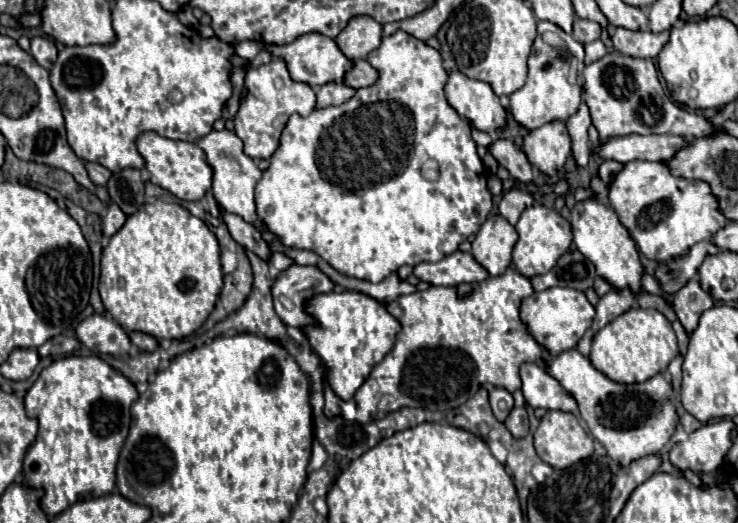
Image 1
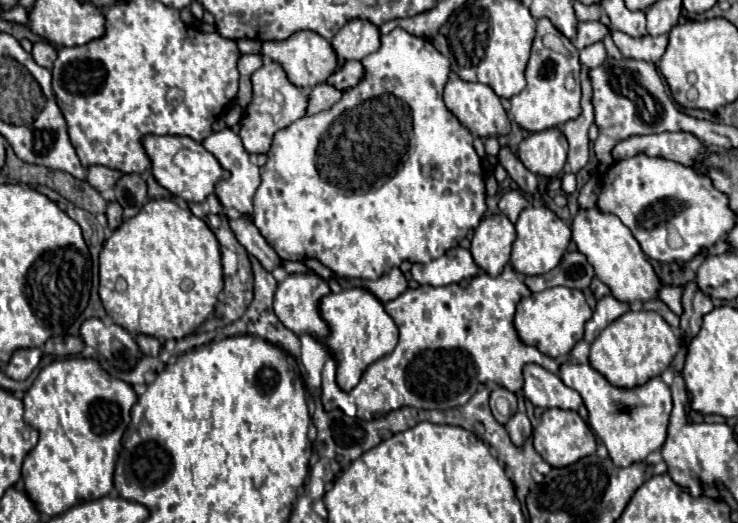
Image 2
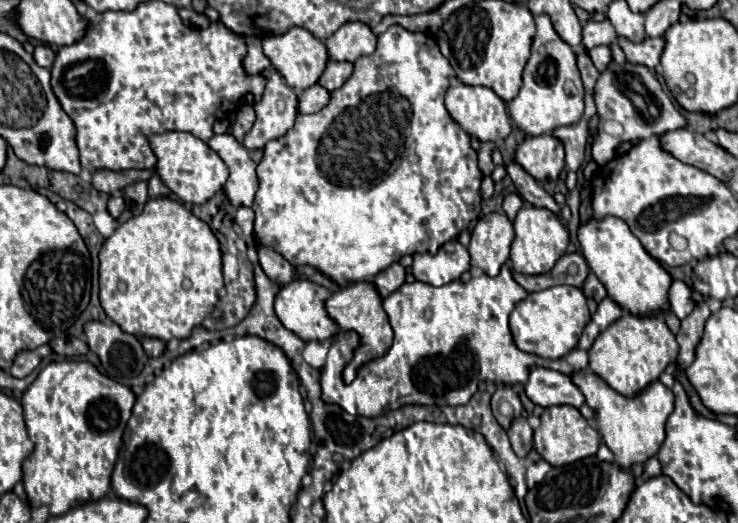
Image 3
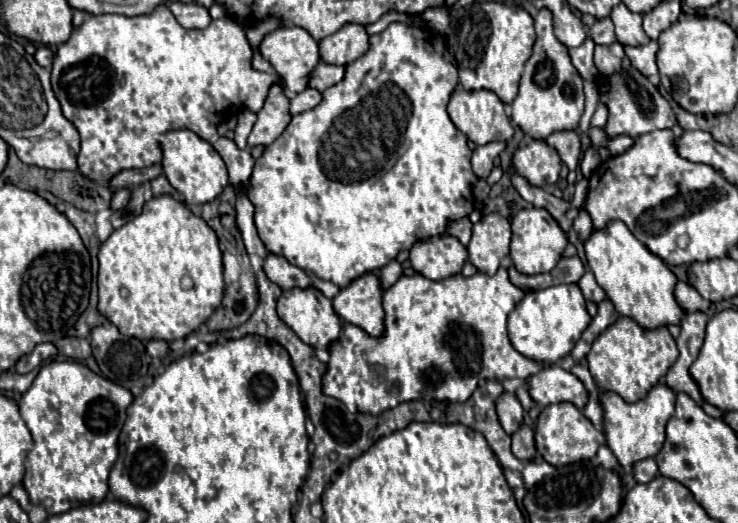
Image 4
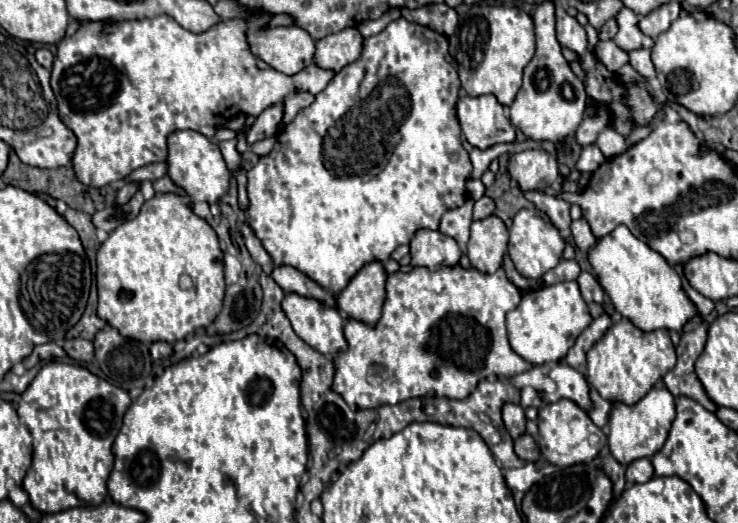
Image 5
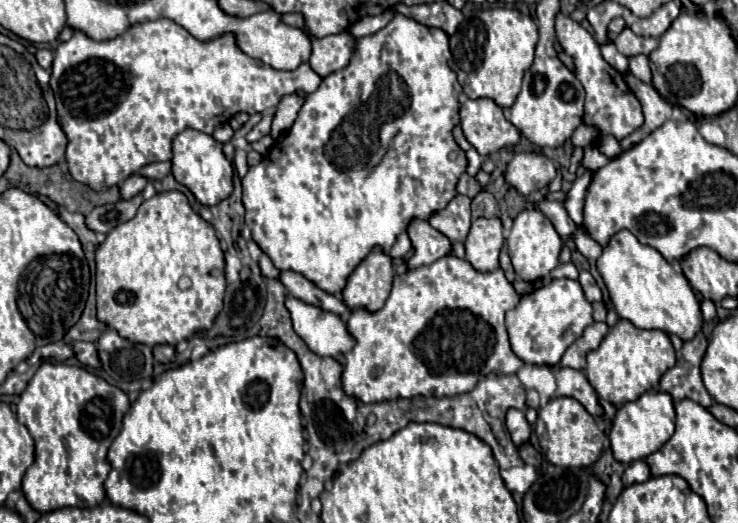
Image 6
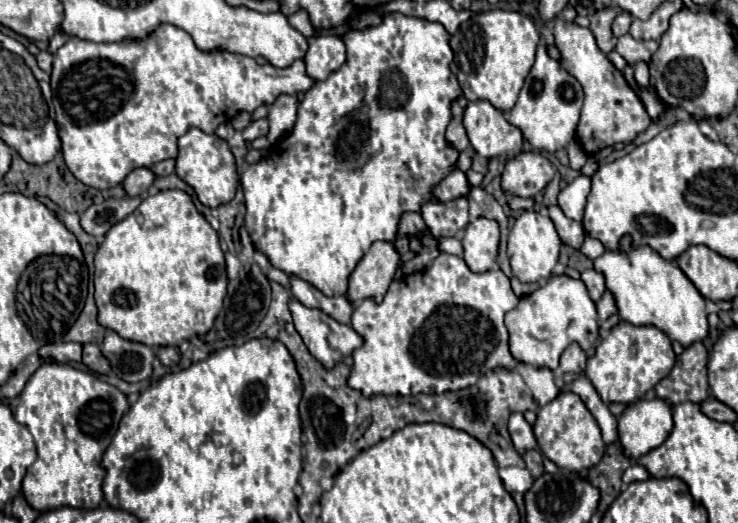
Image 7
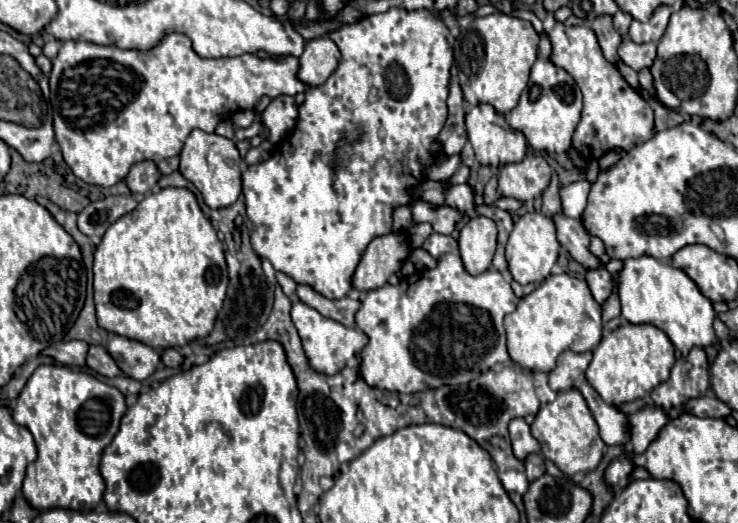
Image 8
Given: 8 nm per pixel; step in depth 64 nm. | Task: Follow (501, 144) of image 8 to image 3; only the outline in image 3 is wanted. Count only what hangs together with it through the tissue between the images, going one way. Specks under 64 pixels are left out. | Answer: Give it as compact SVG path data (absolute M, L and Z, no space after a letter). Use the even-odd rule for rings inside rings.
M454 82L448 92L446 92L446 108L450 112L450 116L454 118L454 122L472 138L480 140L480 142L500 142L504 138L508 138L508 134L512 132L510 126L510 118L506 116L506 106L504 102L490 90L484 86L466 86L462 82Z

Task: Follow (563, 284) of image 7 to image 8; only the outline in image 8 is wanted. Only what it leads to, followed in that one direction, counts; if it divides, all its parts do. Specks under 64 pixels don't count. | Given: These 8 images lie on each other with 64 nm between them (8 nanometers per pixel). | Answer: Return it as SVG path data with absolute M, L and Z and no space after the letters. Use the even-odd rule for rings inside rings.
M566 272L562 274L550 274L532 294L520 298L518 308L504 316L504 328L506 328L506 346L512 362L532 370L532 372L550 372L556 366L556 358L566 352L588 352L594 350L602 338L602 306L592 298L592 292L588 284L576 276L570 276Z

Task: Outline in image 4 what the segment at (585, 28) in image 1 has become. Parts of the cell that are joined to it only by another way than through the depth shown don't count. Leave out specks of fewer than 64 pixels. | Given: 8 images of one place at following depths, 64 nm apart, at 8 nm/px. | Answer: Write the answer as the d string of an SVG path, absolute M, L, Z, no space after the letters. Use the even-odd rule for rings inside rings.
M610 18L598 20L598 22L590 28L588 36L592 36L596 44L612 44L612 42L616 42L616 36L614 36L614 24L612 24L612 20L610 20Z

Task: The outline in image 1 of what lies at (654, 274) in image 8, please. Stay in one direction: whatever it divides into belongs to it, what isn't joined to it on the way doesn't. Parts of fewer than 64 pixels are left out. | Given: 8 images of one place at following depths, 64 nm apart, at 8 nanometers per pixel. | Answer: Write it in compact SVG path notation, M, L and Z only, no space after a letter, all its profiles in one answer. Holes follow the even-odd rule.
M584 200L574 206L570 224L574 234L574 244L596 266L596 274L604 278L608 284L612 284L616 290L622 290L628 286L632 294L640 294L644 266L640 262L636 242L632 240L630 232L620 224L616 212L602 202Z

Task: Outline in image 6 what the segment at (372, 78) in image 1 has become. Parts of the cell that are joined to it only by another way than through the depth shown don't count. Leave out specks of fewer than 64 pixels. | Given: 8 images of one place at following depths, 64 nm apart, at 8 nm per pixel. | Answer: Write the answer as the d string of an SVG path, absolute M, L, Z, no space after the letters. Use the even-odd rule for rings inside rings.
M156 20L156 22L146 22L146 24L136 24L132 26L128 32L120 34L114 40L90 40L88 36L84 36L82 32L74 32L72 38L68 42L62 42L56 52L54 52L54 66L52 66L52 78L50 78L50 88L54 92L56 98L56 108L58 108L58 124L62 126L66 138L68 138L68 146L66 146L66 162L68 162L68 170L72 174L74 180L88 184L92 190L108 190L110 186L116 186L120 182L124 182L132 172L138 172L142 166L152 164L152 162L162 162L162 160L170 160L172 158L172 140L176 138L176 134L180 134L186 128L194 128L200 130L204 134L212 134L214 128L218 124L228 122L234 114L238 112L248 112L248 114L256 114L256 112L272 112L276 108L276 104L280 102L280 96L286 94L298 94L298 92L314 92L320 86L322 78L304 62L300 64L296 70L276 70L272 66L260 66L256 60L252 60L250 56L246 56L244 52L240 52L236 48L234 38L222 36L210 42L198 42L192 34L188 34L184 28L180 28L178 24L174 24L172 20Z

